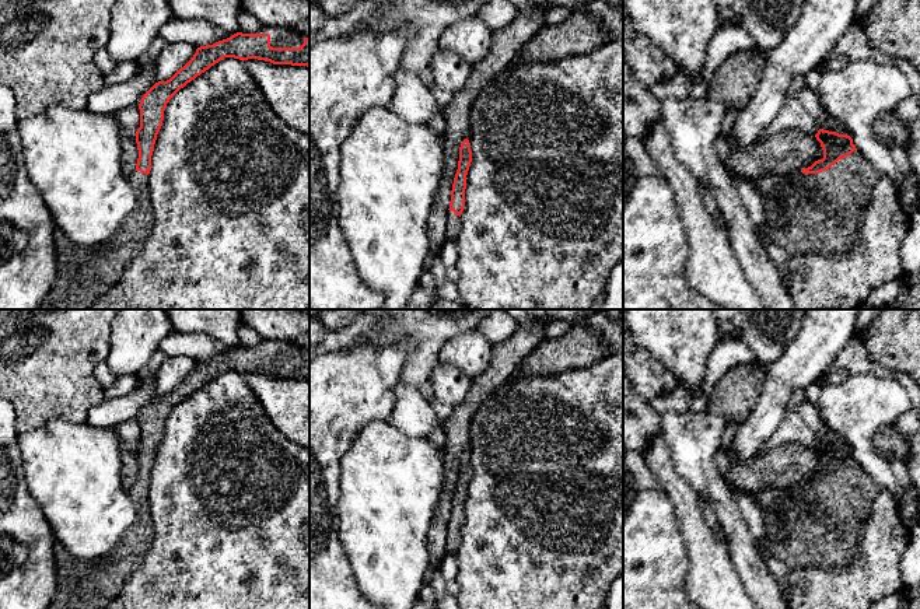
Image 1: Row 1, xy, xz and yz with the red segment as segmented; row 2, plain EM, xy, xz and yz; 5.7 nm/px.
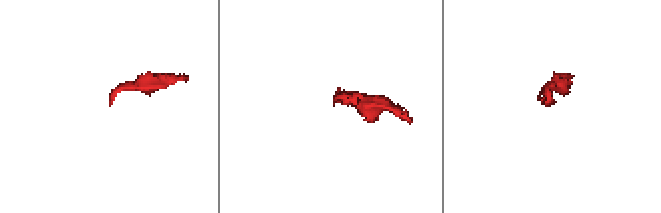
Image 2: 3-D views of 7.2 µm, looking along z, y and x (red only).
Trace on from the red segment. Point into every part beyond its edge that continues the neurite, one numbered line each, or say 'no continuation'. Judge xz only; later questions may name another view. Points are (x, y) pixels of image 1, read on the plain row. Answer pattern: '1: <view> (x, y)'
1: xz (452, 541)

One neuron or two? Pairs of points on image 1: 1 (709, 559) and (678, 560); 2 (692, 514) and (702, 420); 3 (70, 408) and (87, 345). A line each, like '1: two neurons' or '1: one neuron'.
1: two neurons
2: two neurons
3: one neuron

